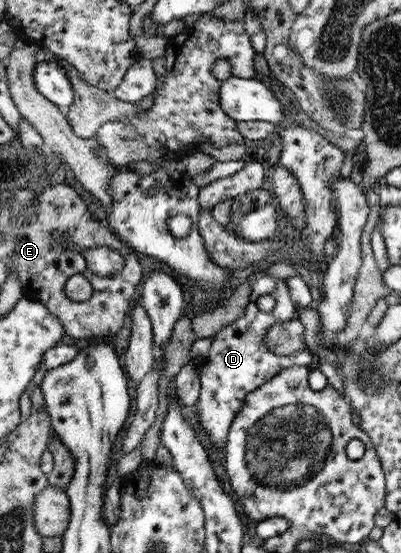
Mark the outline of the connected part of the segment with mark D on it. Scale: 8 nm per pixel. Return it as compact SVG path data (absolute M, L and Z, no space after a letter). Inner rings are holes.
M248 271L246 281L250 281L252 289L252 301L248 303L244 313L237 321L224 326L218 334L214 335L210 353L203 365L198 365L199 376L201 377L200 397L194 406L198 412L200 423L204 431L208 433L212 441L212 453L216 453L226 444L227 436L233 419L242 405L248 393L256 391L259 385L265 384L278 373L284 373L285 369L292 366L310 365L312 356L307 345L301 348L294 355L276 355L266 347L266 333L276 323L286 323L292 319L298 319L298 309L292 304L290 291L286 280L272 278L266 271ZM270 295L276 300L272 312L264 312L258 308L257 300L261 296Z

